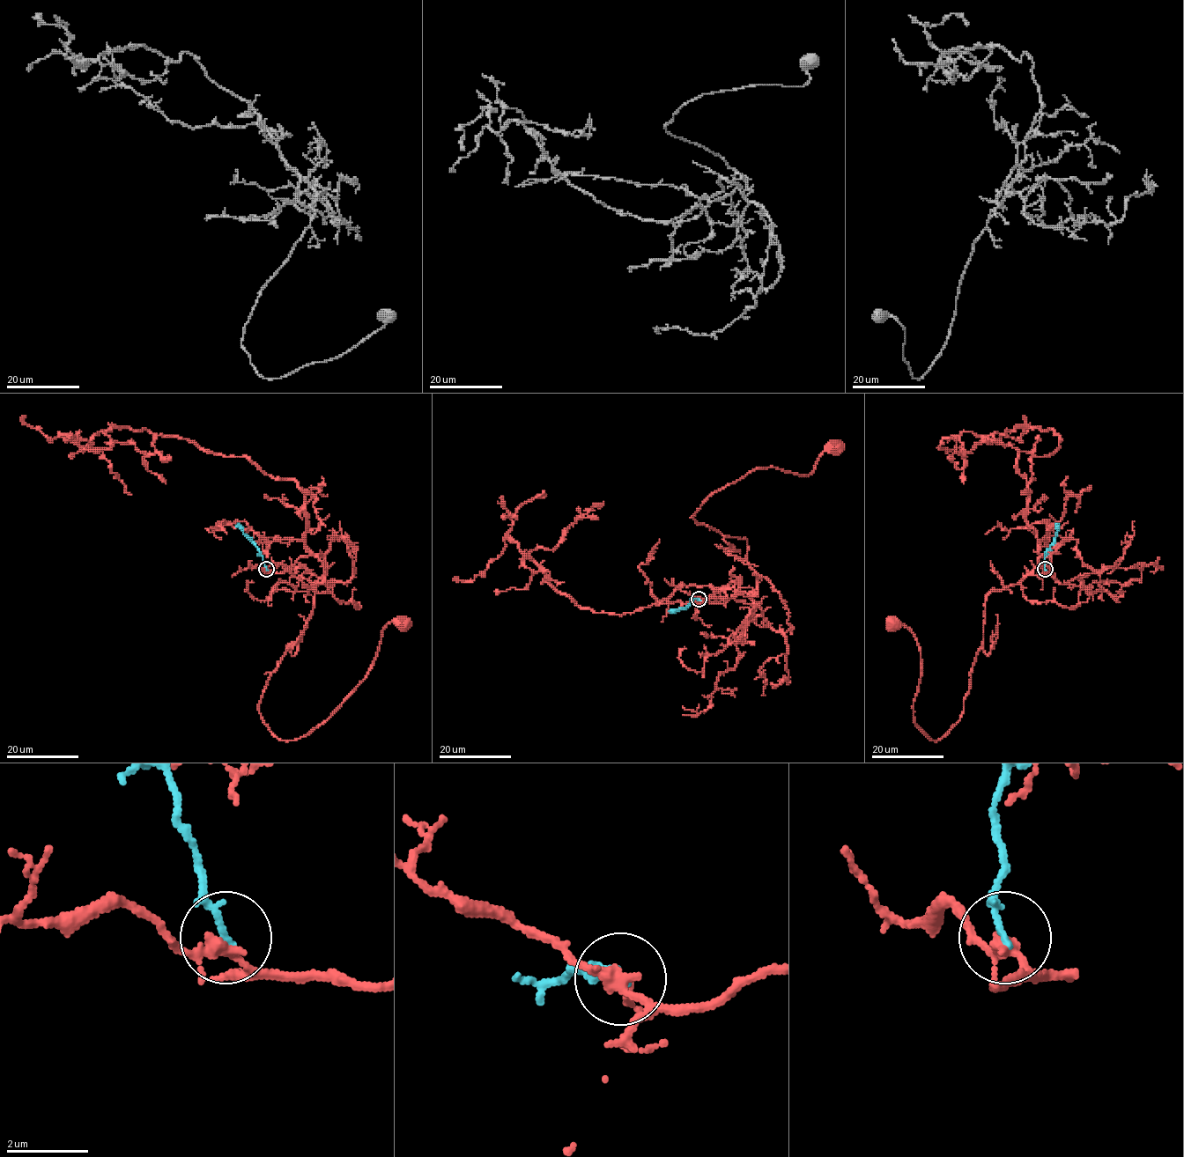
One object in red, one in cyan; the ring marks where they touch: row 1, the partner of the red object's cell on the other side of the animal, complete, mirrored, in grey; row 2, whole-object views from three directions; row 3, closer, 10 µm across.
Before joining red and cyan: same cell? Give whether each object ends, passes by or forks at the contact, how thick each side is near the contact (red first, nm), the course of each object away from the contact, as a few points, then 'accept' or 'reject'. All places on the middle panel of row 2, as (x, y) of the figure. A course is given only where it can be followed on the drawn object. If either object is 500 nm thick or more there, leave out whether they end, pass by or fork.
red forks; cyan ends; calibres 240 and 160 nm; course red (699, 599), (753, 593), (757, 573), (746, 539), (699, 524), (694, 512), (757, 468), (809, 475), (834, 449); course cyan (699, 599), (693, 599), (684, 607), (670, 613); reject

